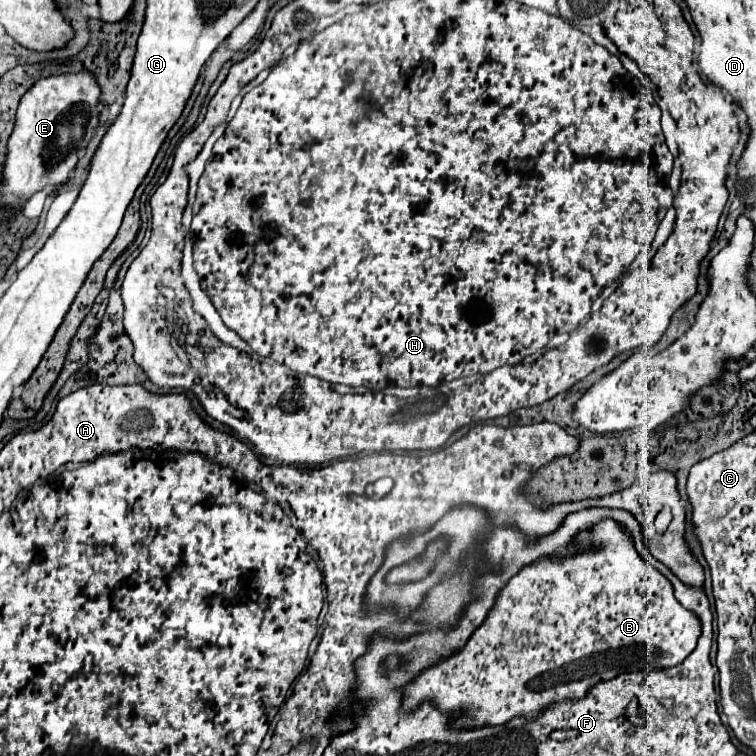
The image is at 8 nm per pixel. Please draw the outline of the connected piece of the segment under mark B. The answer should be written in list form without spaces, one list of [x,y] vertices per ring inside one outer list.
[[[602,521],[592,531],[578,535],[578,539],[586,539],[590,551],[562,561],[542,559],[514,575],[500,593],[488,619],[468,639],[464,651],[422,671],[406,685],[404,709],[414,709],[431,700],[440,709],[466,711],[466,715],[454,723],[456,727],[502,725],[516,715],[524,715],[526,719],[538,717],[538,711],[548,707],[548,703],[580,699],[592,683],[612,679],[620,673],[634,669],[648,671],[648,667],[664,669],[682,663],[696,647],[700,621],[678,605],[670,581],[642,561],[630,537],[622,533],[614,521]]]

